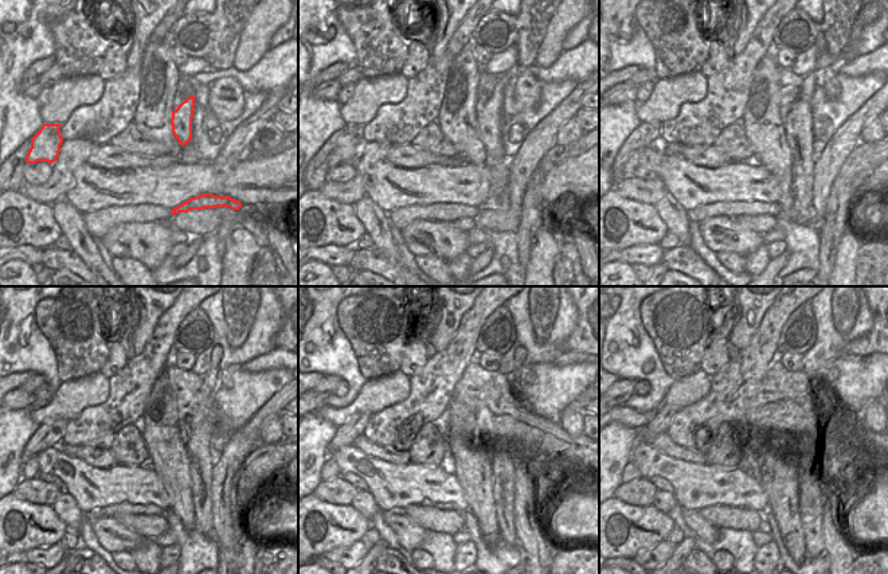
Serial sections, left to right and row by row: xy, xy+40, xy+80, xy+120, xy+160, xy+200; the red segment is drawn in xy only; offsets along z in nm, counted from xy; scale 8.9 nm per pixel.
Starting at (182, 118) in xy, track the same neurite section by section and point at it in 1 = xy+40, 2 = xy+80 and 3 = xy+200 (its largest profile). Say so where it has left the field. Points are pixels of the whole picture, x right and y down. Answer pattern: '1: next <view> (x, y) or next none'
1: next xy+40 (489, 118)
2: next xy+80 (798, 121)
3: next xy+200 (813, 495)

